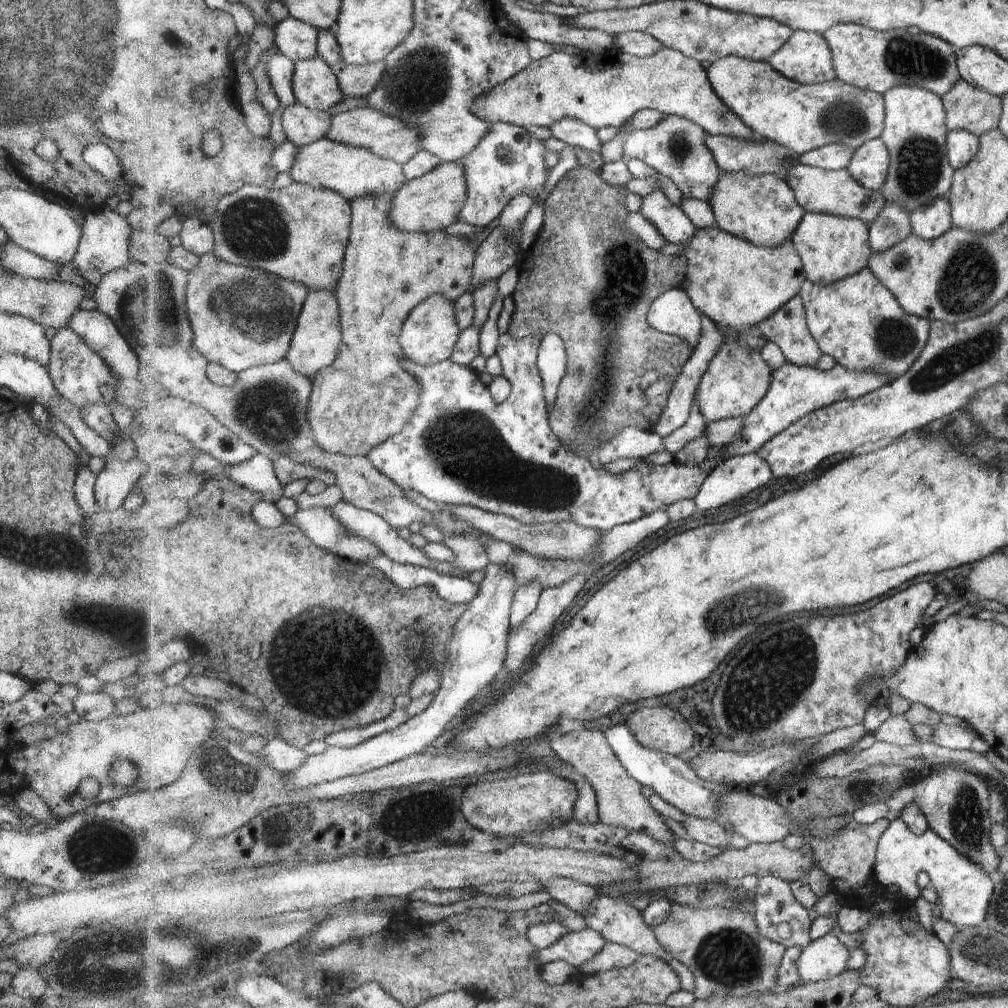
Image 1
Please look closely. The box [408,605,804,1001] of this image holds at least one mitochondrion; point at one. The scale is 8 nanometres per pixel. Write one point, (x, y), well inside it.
(732, 958)

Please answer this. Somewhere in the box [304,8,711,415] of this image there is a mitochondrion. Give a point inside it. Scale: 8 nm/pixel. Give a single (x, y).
(418, 81)

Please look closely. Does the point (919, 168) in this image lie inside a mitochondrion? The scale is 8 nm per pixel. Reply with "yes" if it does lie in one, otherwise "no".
yes

